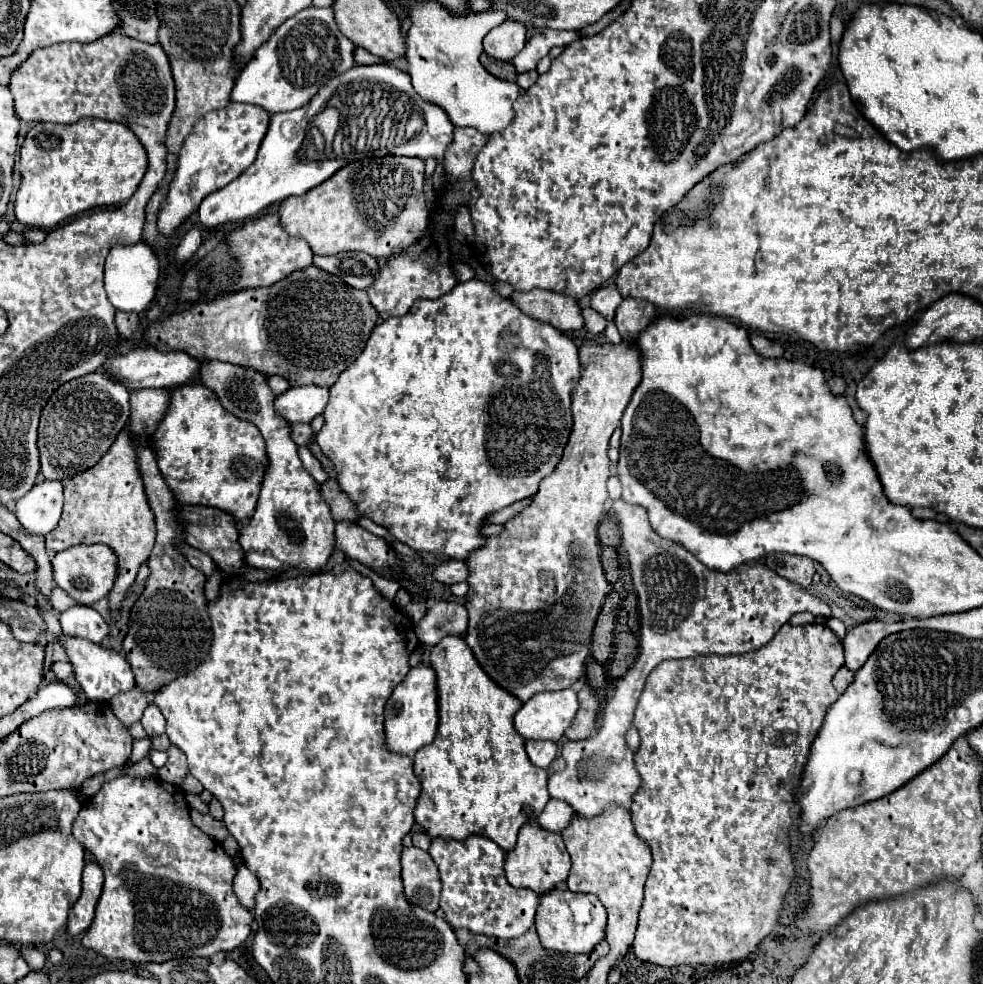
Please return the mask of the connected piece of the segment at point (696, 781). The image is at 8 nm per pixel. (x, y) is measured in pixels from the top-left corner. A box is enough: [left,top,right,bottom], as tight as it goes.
[631,624,843,966]

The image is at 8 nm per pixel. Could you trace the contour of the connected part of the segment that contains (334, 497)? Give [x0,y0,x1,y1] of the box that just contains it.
[321,478,361,520]

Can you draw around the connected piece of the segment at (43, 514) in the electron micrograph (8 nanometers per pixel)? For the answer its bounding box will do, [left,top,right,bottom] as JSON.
[15,480,63,534]

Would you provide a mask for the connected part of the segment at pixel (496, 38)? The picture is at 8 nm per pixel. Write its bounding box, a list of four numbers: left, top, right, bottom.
[483,18,525,62]

